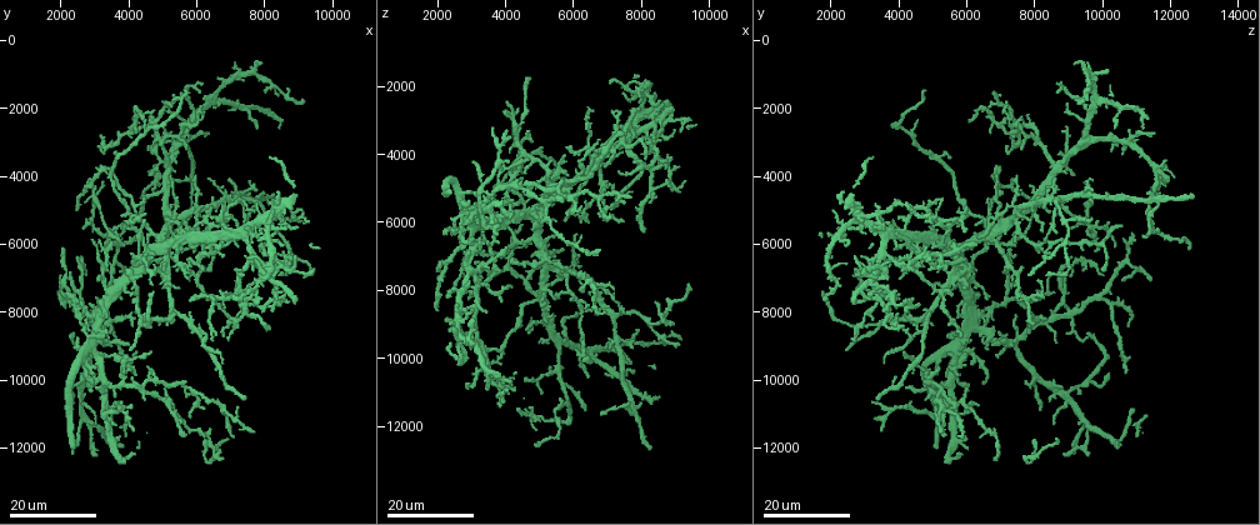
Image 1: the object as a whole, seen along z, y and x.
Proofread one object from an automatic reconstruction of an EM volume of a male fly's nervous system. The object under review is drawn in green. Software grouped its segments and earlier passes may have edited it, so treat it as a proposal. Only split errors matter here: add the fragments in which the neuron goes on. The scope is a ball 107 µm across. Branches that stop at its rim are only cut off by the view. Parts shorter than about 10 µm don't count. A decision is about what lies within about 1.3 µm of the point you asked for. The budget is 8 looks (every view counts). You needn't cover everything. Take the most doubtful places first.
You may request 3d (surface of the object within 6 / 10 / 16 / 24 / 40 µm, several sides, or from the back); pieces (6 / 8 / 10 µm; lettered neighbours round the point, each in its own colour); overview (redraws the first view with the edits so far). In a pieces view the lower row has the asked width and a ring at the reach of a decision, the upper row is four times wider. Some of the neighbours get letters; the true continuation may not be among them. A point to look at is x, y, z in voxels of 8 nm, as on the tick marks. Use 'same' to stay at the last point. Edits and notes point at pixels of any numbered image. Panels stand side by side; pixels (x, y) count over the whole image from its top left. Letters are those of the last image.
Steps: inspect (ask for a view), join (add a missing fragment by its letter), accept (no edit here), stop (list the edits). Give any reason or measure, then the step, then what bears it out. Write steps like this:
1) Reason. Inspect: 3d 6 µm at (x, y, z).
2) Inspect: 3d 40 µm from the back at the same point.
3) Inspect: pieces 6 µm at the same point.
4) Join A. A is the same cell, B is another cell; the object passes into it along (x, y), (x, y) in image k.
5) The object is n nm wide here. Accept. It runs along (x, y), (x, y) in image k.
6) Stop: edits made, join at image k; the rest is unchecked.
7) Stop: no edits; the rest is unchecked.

Free end. Inspect: 3d 16 µm at (4500, 5300, 3800).

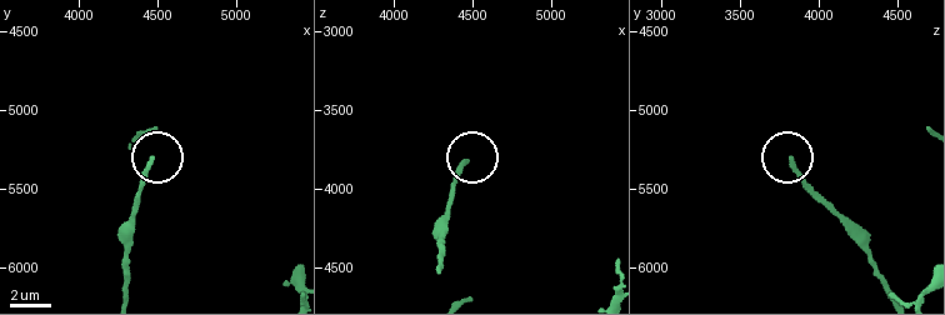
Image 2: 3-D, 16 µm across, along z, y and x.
Inspect: pieces 8 µm at (4460, 5300, 3840).

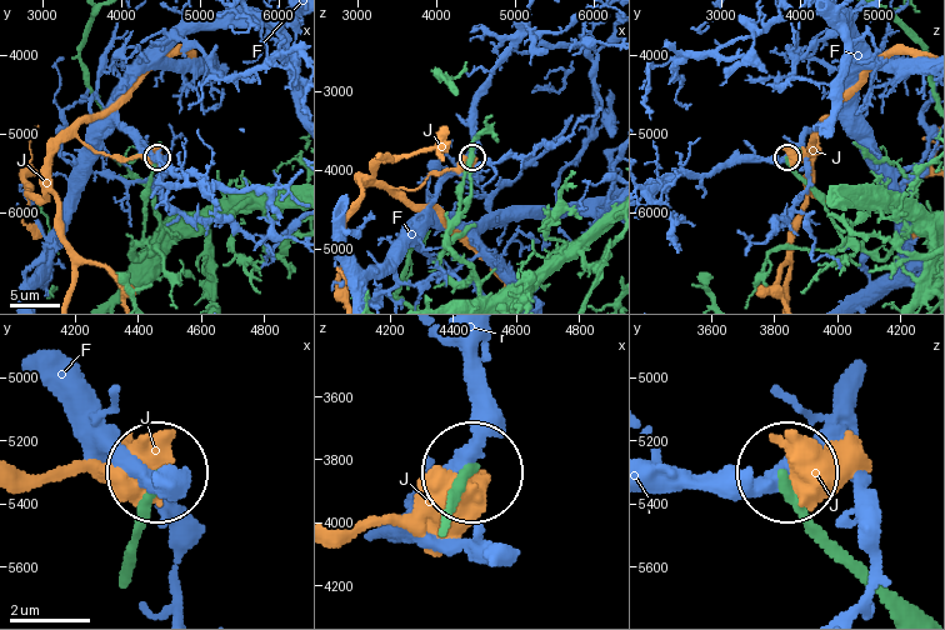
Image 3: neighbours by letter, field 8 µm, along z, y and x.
Accept. F and J are other cells; it runs along (904, 609), (813, 519), (786, 471) in image 3; none of them fits.

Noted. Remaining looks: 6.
Tapers out. Inspect: 3d 24 µm at (4100, 9100, 2500).

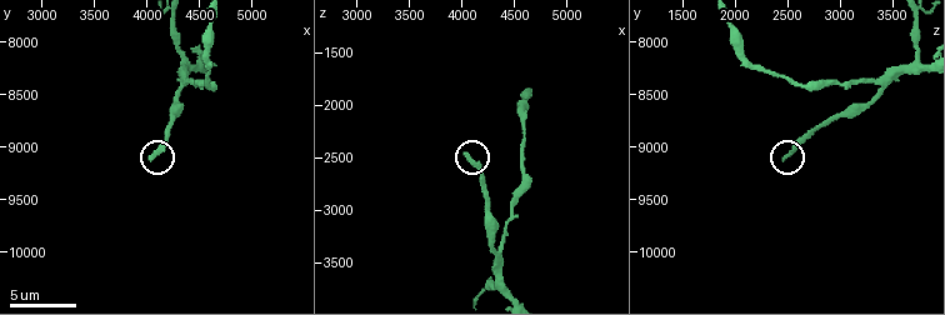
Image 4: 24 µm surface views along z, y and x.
Inspect: pieces 6 µm at (4060, 9120, 2500).

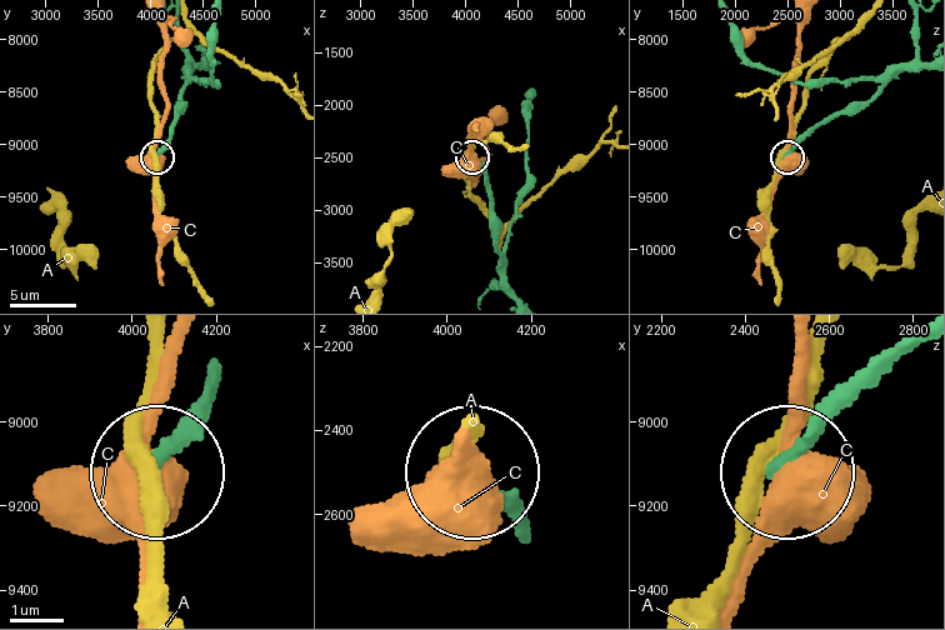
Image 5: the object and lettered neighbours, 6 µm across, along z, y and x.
Accept. A and C are other cells; it runs along (914, 341), (784, 471) in image 5; none of them fits.

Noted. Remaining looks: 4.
Inspect: 3d 24 µm at (9000, 5400, 9600).

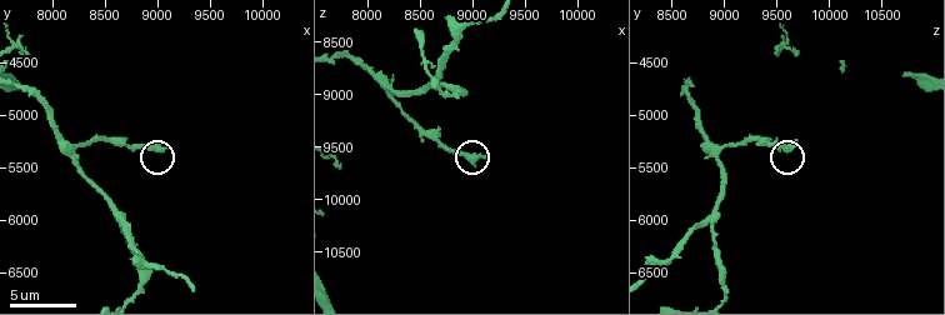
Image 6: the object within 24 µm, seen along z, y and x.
Inspect: pieces 10 µm at (9080, 5300, 9620).

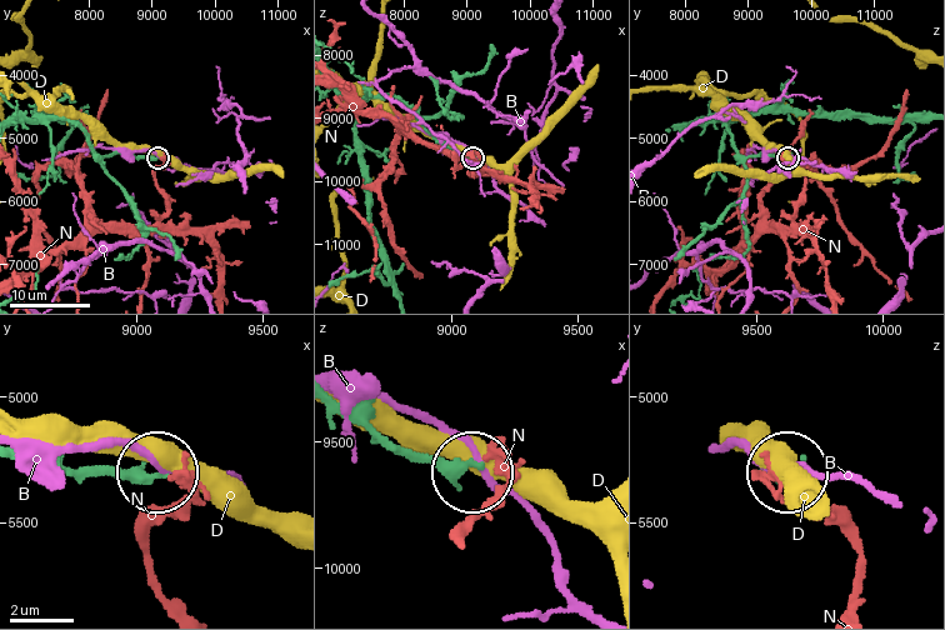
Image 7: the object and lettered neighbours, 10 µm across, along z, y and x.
Accept. B, D and N are other cells; it runs along (21, 453), (78, 469), (148, 474) in image 7; no lettered fragment goes on from it.

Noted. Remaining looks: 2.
Branch stops here. Inspect: 3d 24 µm at (5800, 6500, 5900).

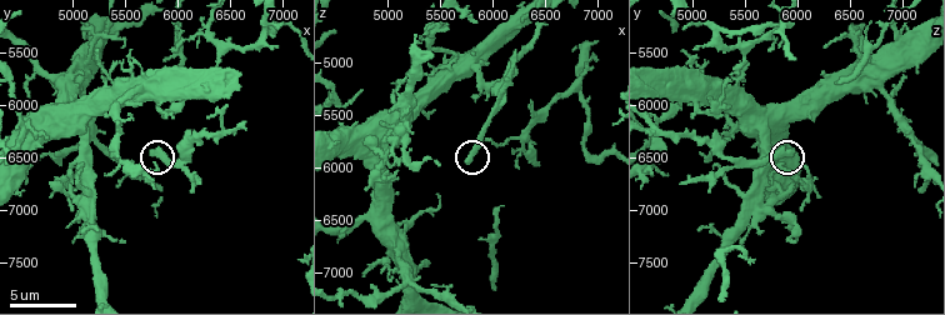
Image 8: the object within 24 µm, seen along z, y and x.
Inspect: pieces 8 µm at (5740, 6440, 5920).

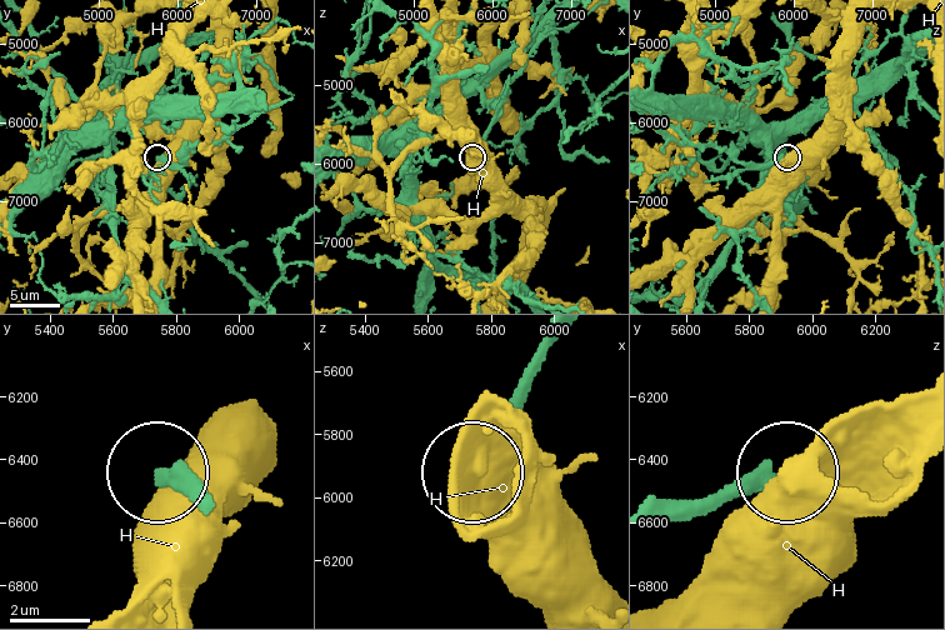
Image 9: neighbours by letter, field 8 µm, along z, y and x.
Accept. H is another cell; none of them fits.

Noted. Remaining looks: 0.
Stop: no edits; the rest is unchecked.

